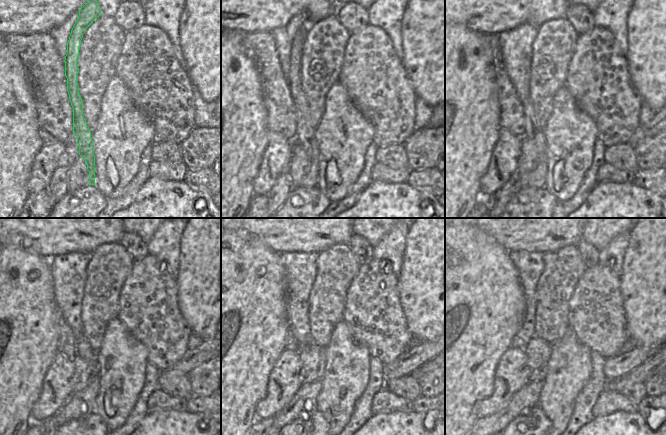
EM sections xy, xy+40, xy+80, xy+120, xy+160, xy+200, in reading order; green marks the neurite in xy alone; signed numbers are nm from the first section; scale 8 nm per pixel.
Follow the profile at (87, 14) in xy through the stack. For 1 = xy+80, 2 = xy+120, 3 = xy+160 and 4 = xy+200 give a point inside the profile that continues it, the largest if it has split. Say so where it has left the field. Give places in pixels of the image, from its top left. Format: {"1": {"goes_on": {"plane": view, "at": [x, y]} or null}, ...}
{"1": {"goes_on": {"plane": "xy+80", "at": [536, 178]}}, "2": {"goes_on": {"plane": "xy+120", "at": [81, 403]}}, "3": {"goes_on": {"plane": "xy+160", "at": [304, 401]}}, "4": {"goes_on": {"plane": "xy+200", "at": [527, 398]}}}

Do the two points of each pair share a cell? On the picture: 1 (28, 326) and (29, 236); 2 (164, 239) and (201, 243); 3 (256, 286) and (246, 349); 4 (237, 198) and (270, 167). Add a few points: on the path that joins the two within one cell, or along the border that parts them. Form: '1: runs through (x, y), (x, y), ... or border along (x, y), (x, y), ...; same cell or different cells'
1: border along (10, 246), (16, 246), (40, 256), (50, 257); different cells
2: border along (184, 228), (181, 234), (178, 264); different cells
3: runs through (253, 302), (253, 312), (249, 316), (246, 333); same cell
4: border along (261, 161), (253, 182), (254, 194); different cells

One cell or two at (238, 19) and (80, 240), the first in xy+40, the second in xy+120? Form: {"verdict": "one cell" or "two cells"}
{"verdict": "one cell"}

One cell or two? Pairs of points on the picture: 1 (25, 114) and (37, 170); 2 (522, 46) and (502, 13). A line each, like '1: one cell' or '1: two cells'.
1: two cells
2: two cells

